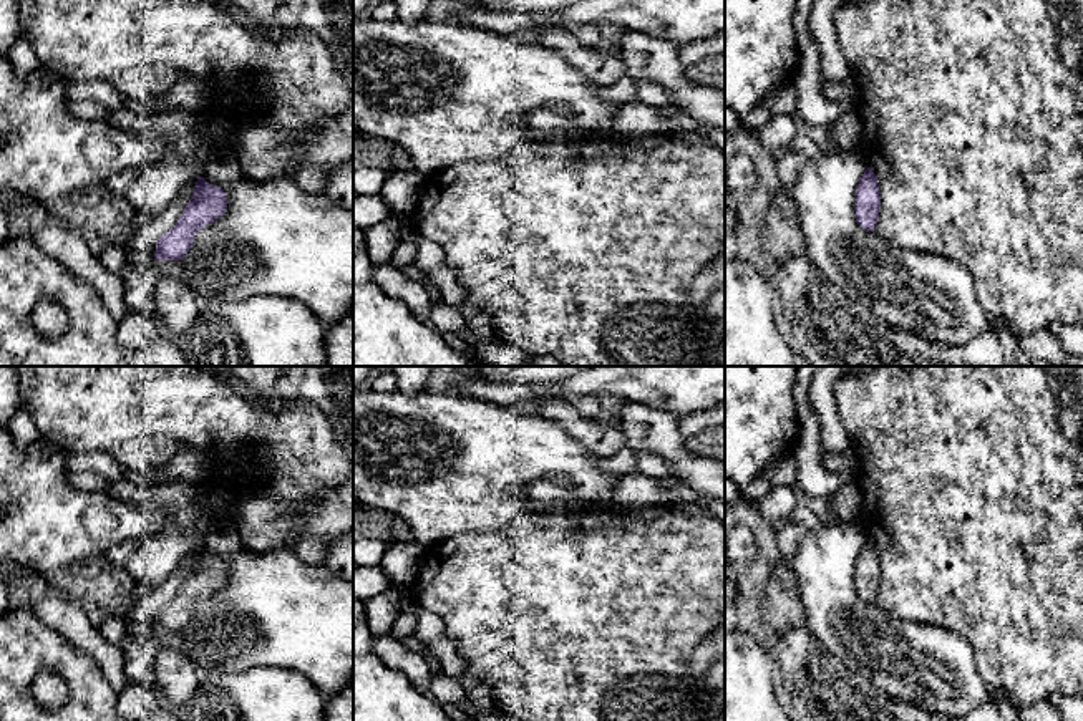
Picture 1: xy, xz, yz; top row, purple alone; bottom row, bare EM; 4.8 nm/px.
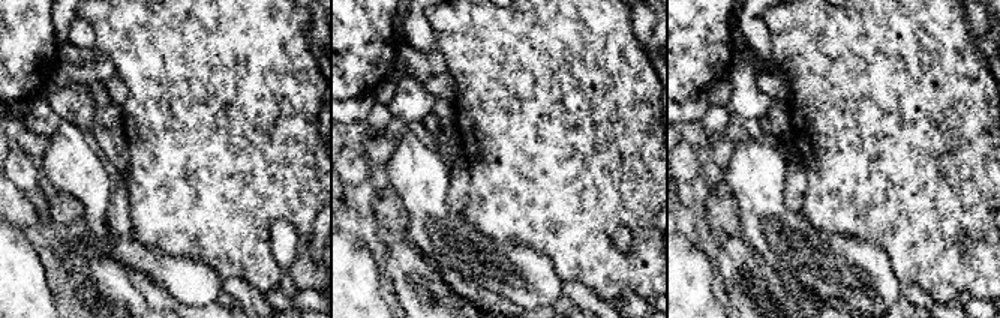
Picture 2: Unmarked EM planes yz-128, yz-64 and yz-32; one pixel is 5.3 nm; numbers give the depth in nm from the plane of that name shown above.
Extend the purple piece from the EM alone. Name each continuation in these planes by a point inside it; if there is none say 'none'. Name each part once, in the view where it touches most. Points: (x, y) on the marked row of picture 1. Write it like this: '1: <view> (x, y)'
none

